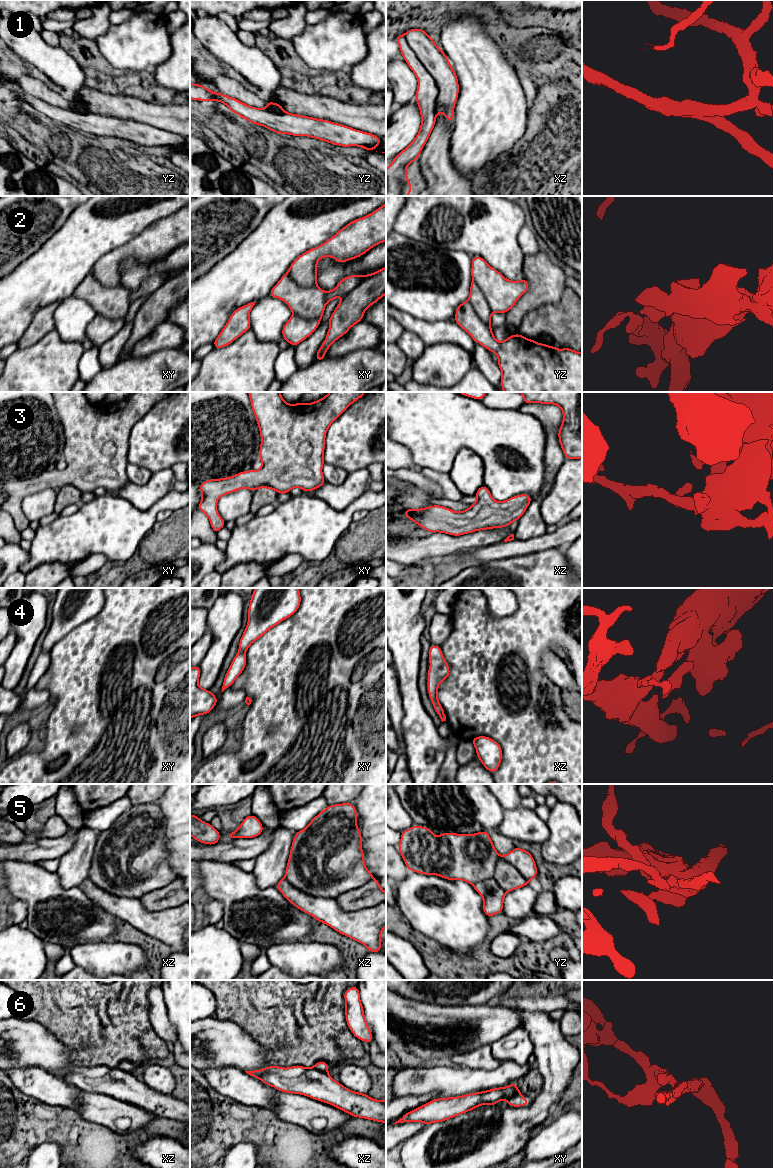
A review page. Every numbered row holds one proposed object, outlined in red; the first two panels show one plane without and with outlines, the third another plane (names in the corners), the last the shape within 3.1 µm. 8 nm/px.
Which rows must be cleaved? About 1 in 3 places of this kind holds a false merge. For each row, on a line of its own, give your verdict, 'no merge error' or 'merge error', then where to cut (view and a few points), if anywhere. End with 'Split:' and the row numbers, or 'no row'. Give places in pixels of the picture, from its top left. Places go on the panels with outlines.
1: no merge error; no cut
2: no merge error; no cut
3: no merge error; no cut
4: merge error; cut in xz along (431, 699), (438, 703)
5: no merge error; no cut
6: merge error; cut in xz along (312, 1067), (327, 1073)
Split: 4, 6

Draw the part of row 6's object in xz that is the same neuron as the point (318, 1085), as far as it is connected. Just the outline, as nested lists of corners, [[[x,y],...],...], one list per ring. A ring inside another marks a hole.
[[[294,1065],[289,1068],[268,1066],[245,1071],[280,1092],[301,1094],[335,1106],[353,1117],[386,1123],[386,1099],[372,1099],[365,1093],[347,1089],[325,1072]]]

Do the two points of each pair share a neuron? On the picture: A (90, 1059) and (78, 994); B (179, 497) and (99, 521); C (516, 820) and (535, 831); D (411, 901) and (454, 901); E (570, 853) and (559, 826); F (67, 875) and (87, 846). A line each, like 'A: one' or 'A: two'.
A: one
B: one
C: one
D: one
E: one
F: one

